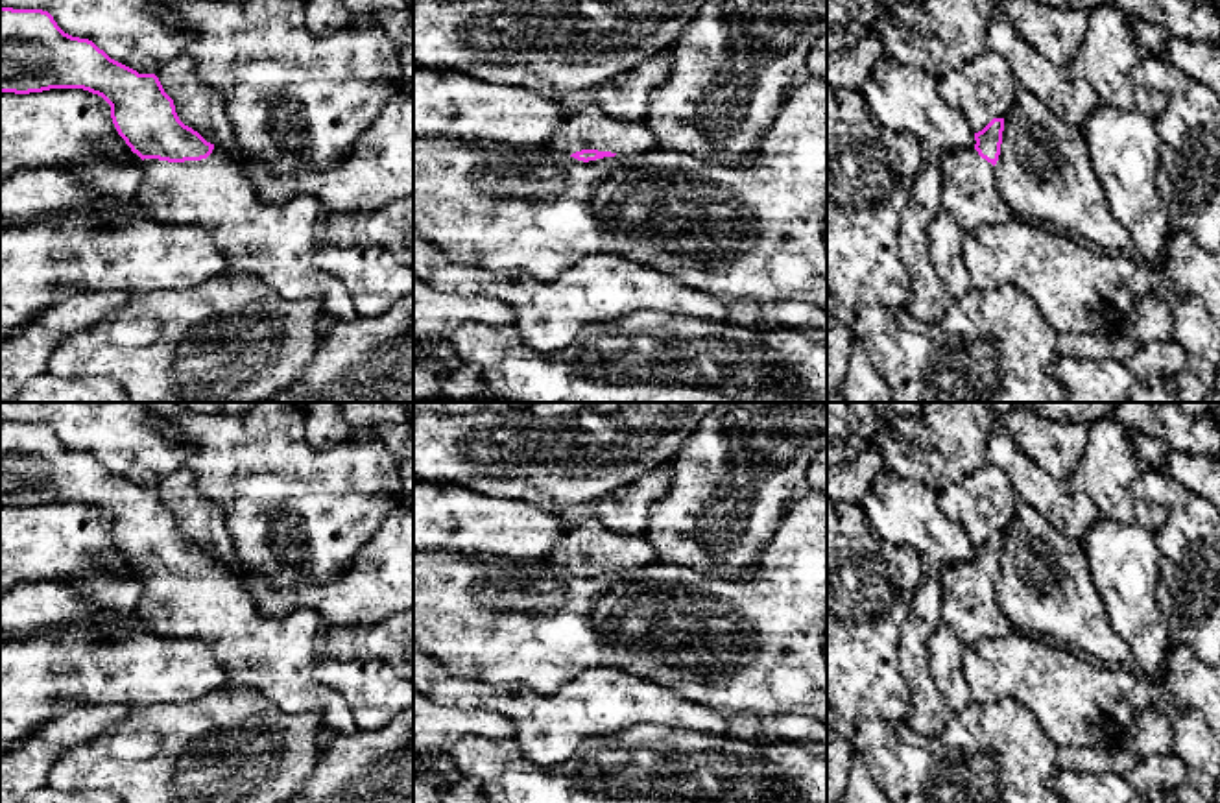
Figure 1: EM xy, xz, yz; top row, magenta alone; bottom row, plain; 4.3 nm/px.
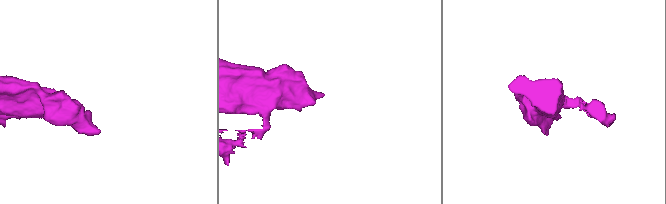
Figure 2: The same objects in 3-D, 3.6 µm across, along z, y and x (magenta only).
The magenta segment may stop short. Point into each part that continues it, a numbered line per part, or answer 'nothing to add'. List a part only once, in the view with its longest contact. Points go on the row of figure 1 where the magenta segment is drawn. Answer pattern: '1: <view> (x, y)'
1: xy (275, 242)

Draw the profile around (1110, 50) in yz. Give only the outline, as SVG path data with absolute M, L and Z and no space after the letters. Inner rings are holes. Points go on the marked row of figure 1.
M1113 4L1089 11L1085 37L1069 63L1074 78L1083 78L1104 103L1135 111L1135 83L1130 72L1148 59L1128 17Z

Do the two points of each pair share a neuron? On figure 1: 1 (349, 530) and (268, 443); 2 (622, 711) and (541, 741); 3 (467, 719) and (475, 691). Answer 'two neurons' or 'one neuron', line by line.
1: one neuron
2: one neuron
3: two neurons

